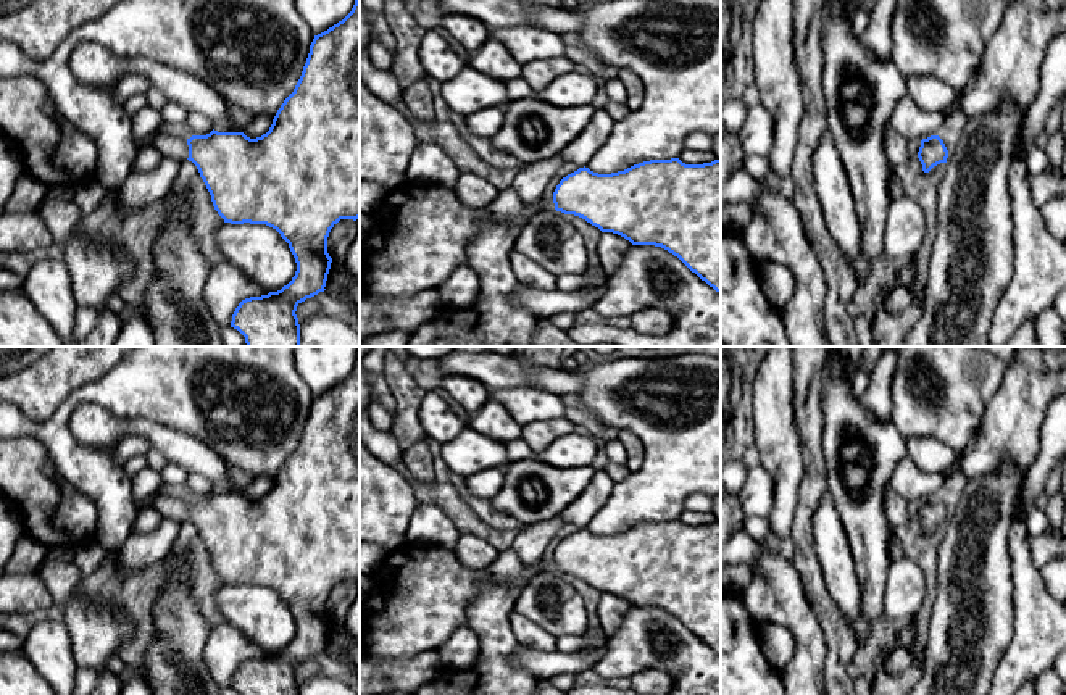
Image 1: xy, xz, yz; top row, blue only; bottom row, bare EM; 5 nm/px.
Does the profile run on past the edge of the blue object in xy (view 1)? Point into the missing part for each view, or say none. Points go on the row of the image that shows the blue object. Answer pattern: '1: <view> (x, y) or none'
1: xy (168, 145)

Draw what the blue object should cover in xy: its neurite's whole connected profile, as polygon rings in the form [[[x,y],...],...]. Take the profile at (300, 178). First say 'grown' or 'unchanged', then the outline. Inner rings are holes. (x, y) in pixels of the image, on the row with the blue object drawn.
grown; [[[355,0],[352,11],[342,21],[339,21],[327,31],[314,35],[302,76],[294,92],[284,100],[284,103],[277,110],[273,124],[266,134],[256,139],[250,139],[244,132],[218,132],[213,129],[206,135],[192,135],[190,139],[181,139],[166,132],[158,132],[152,139],[139,142],[137,148],[140,150],[145,144],[152,144],[161,156],[173,158],[179,163],[184,160],[192,161],[197,166],[200,177],[203,179],[211,195],[214,210],[224,219],[224,223],[266,224],[276,229],[281,237],[289,243],[289,248],[297,263],[297,271],[292,281],[277,292],[269,292],[268,295],[250,297],[242,300],[232,314],[231,327],[237,329],[245,337],[245,347],[300,347],[300,324],[295,311],[302,302],[326,290],[324,287],[332,263],[332,258],[327,253],[329,232],[340,219],[356,221],[360,218],[360,0]]]

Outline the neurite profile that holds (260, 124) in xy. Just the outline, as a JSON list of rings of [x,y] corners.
[[[268,114],[253,116],[253,119],[242,131],[247,137],[256,139],[269,131],[273,118]]]

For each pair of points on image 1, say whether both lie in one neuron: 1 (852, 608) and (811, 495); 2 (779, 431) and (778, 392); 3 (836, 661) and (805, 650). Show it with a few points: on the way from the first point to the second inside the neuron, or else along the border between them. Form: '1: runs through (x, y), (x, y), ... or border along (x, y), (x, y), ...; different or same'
1: border along (826, 491), (815, 511), (813, 545); different
2: runs through (778, 421), (778, 402); same
3: border along (818, 621), (826, 647), (824, 678); different

